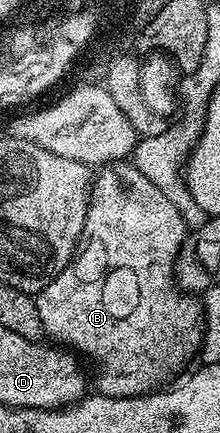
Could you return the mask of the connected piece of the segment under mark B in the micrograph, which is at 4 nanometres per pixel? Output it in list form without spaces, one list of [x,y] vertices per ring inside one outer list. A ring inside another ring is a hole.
[[[120,161],[118,163],[108,163],[98,168],[91,185],[91,200],[87,203],[87,216],[85,217],[83,233],[86,243],[88,242],[87,248],[85,248],[85,243],[82,250],[74,256],[73,261],[68,263],[67,268],[56,275],[54,279],[44,282],[42,291],[34,296],[39,316],[43,322],[44,332],[48,336],[52,335],[56,339],[54,340],[56,344],[62,345],[75,353],[80,351],[81,354],[88,355],[95,362],[93,383],[94,386],[95,383],[99,386],[96,387],[98,394],[106,395],[108,399],[129,399],[158,391],[176,378],[174,375],[198,353],[199,346],[203,343],[203,311],[199,308],[198,301],[195,300],[198,298],[180,291],[178,286],[173,285],[175,259],[183,248],[183,241],[189,234],[189,228],[183,222],[177,205],[173,205],[173,201],[169,201],[169,197],[165,197],[165,193],[161,193],[161,189],[157,189],[157,185],[153,185],[153,181],[149,181],[149,177],[145,177],[145,173],[141,173],[141,169],[137,169],[134,162]],[[99,259],[105,266],[111,267],[111,272],[107,276],[99,275]]]

